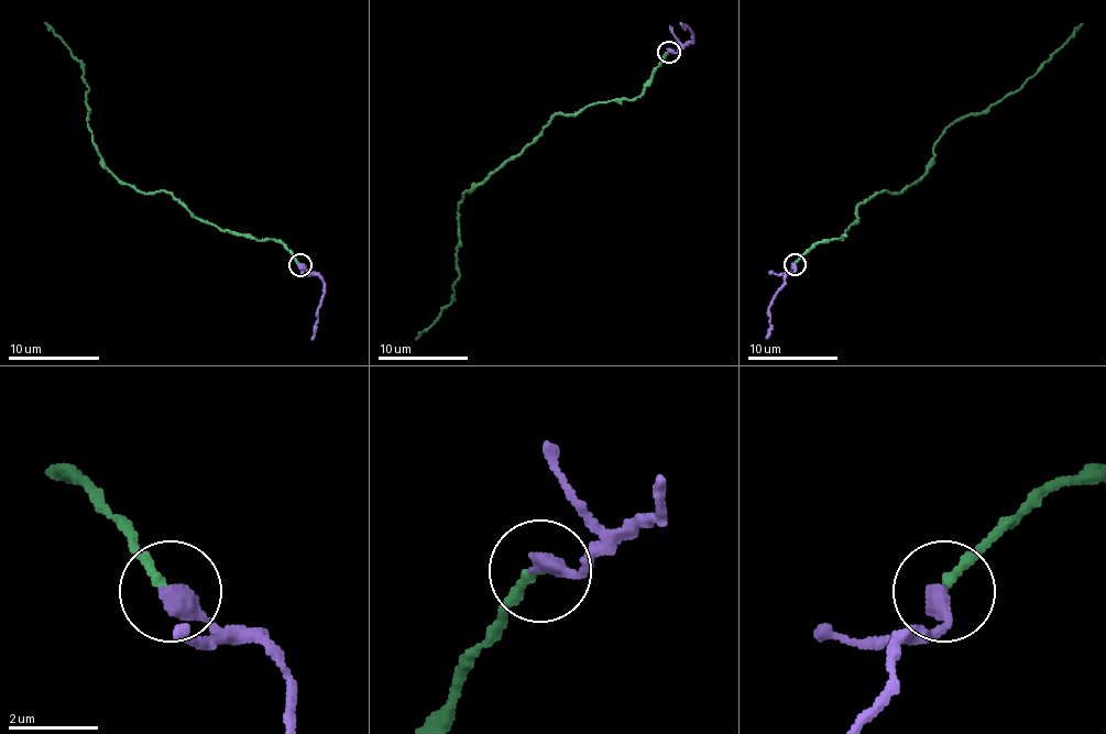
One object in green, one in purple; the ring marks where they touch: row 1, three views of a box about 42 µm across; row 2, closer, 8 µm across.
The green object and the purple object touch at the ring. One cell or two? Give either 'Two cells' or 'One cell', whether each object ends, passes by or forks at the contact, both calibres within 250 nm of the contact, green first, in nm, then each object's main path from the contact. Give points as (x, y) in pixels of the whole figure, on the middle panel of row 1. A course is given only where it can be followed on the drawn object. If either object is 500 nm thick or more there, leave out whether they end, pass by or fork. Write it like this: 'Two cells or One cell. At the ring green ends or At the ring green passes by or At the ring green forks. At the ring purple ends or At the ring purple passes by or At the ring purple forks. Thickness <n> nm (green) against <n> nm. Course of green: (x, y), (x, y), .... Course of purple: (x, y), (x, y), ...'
Two cells. At the ring green ends. At the ring purple ends. Thickness 190 nm (green) against 440 nm. Course of green: (668, 53), (636, 98), (558, 113), (519, 154), (468, 190), (458, 206), (453, 298), (415, 339). Course of purple: (668, 53), (693, 39), (691, 30), (679, 23)

